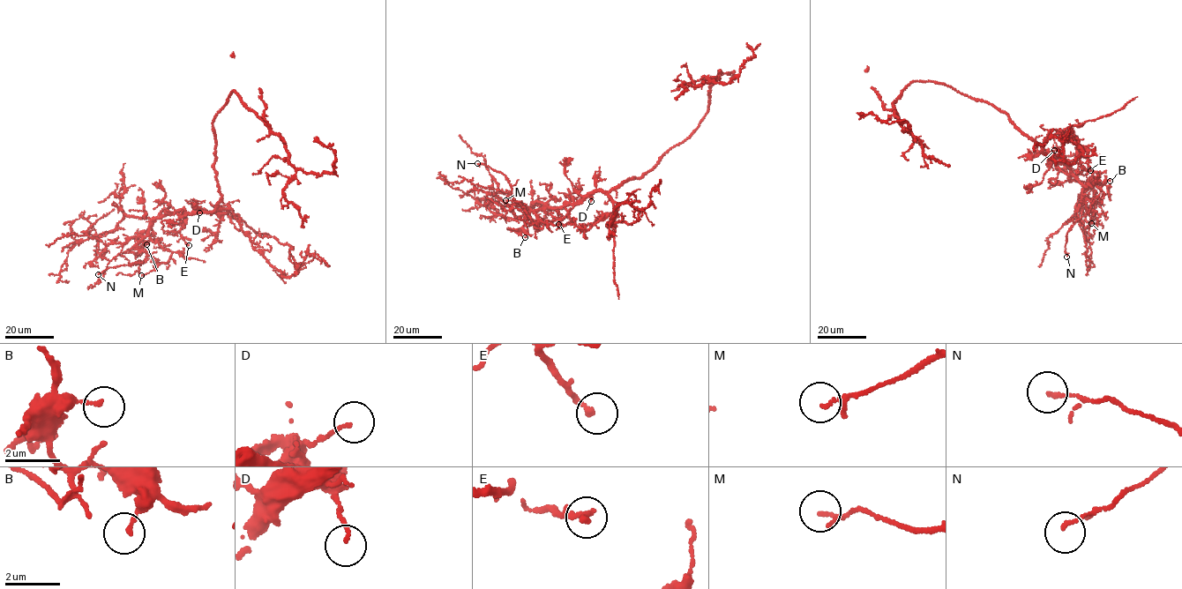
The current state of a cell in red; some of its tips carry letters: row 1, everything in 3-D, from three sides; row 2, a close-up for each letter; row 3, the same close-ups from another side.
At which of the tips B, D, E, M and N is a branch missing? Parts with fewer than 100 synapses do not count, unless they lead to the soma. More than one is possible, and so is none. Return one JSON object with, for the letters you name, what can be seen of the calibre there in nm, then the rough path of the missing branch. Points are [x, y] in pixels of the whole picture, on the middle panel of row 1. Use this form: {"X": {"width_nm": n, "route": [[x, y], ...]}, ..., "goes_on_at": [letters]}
{"goes_on_at": []}

